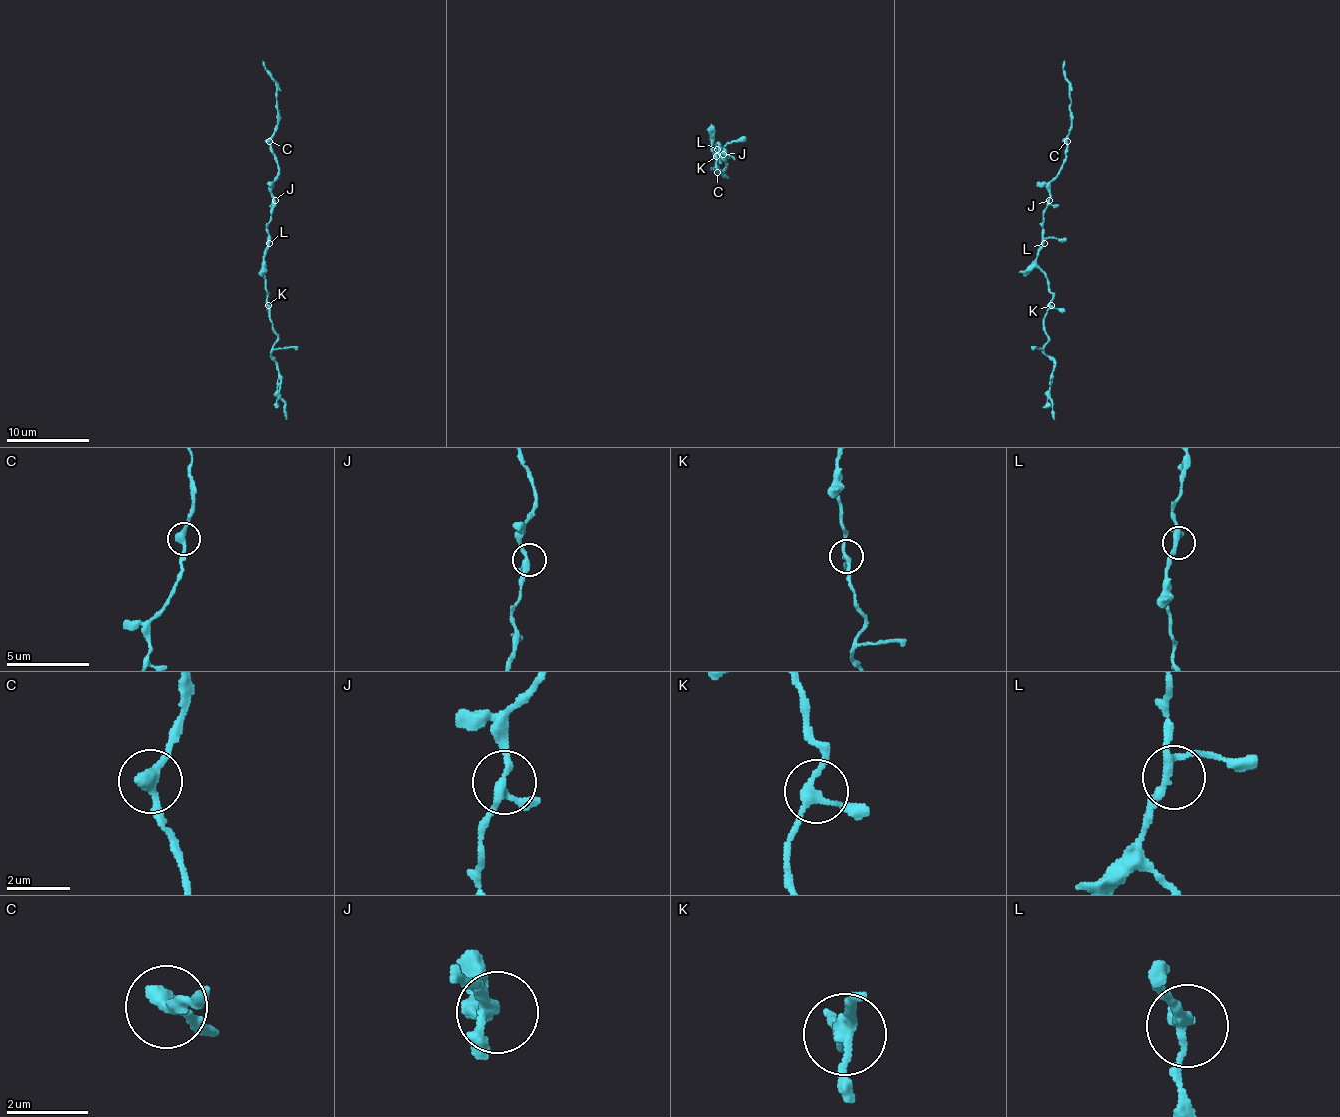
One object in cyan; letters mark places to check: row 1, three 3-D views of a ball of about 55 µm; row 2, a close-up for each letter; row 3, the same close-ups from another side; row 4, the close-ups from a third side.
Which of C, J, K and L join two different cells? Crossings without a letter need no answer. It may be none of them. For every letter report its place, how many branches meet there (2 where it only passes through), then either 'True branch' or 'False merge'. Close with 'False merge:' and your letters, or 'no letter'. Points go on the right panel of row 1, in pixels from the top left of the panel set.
C: Place: (1067, 141). Branches: 2. True branch
J: Place: (1049, 200). Branches: 3. True branch
K: Place: (1051, 305). Branches: 3. True branch
L: Place: (1044, 243). Branches: 3. True branch
False merge: no letter

